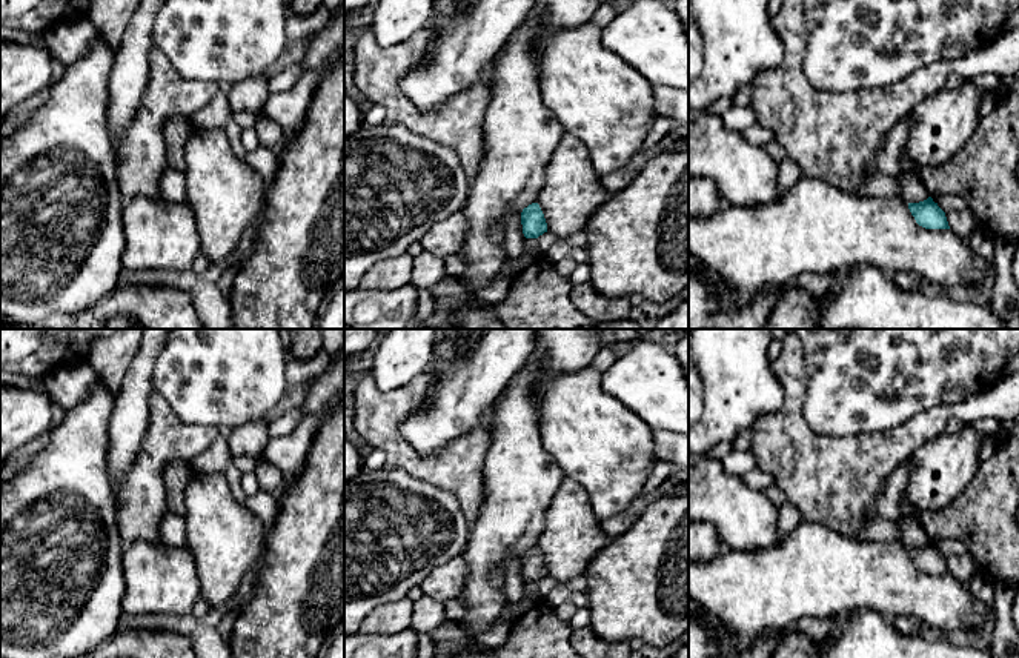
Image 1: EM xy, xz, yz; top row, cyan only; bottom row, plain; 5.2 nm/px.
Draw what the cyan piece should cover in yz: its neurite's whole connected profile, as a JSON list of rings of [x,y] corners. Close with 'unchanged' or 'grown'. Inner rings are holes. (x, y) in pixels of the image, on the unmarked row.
[[[868,517],[865,524],[853,535],[861,541],[899,541],[925,573],[950,573],[945,557],[933,546],[921,521],[913,517],[882,520]]]; grown

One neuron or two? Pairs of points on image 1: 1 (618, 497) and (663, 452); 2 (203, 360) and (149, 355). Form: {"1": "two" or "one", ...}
{"1": "two", "2": "two"}

